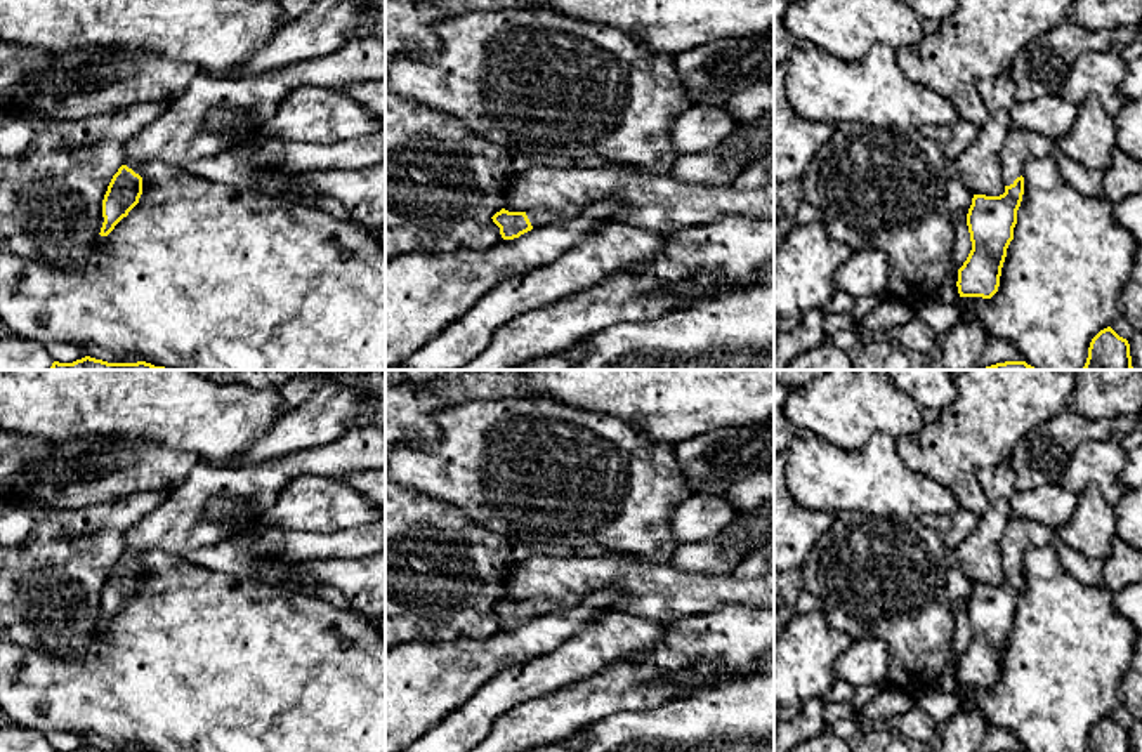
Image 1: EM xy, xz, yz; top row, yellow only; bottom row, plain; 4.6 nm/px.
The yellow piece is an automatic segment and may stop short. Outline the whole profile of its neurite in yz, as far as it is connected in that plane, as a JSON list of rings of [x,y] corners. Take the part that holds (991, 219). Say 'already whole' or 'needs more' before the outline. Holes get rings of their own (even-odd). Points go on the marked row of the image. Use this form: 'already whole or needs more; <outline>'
needs more; [[[1010,129],[1000,151],[1005,193],[1000,196],[974,195],[967,214],[972,250],[958,269],[960,297],[991,299],[998,292],[1024,195],[1024,165],[1031,158],[1053,153],[1059,153],[1055,141],[1038,132]]]

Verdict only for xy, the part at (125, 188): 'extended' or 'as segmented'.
extended

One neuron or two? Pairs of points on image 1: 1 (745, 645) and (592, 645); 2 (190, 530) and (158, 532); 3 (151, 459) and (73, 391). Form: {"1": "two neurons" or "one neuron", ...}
{"1": "two neurons", "2": "one neuron", "3": "two neurons"}

